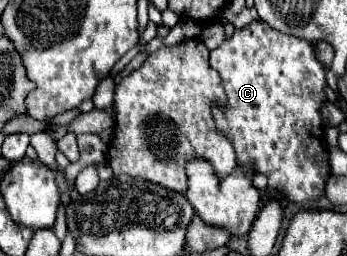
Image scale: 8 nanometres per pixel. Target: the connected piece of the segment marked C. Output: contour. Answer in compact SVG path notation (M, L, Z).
M253 21L249 27L245 29L237 29L235 35L227 41L223 41L223 45L219 45L217 49L211 51L211 67L221 75L223 79L223 87L227 91L227 109L217 109L213 111L215 115L215 121L217 121L217 127L227 133L235 145L235 151L237 151L237 163L249 163L253 161L257 171L267 175L269 177L269 191L277 191L281 195L285 195L289 201L295 201L295 203L305 203L305 201L311 201L311 199L317 199L323 189L325 189L325 175L329 175L329 163L327 163L327 151L323 147L323 139L319 135L323 135L323 121L321 121L321 107L323 103L327 101L325 99L325 93L323 93L323 87L325 87L325 71L323 71L323 65L317 61L315 57L315 49L311 43L307 43L305 39L295 39L291 35L283 35L281 31L275 31L271 29L265 21Z

